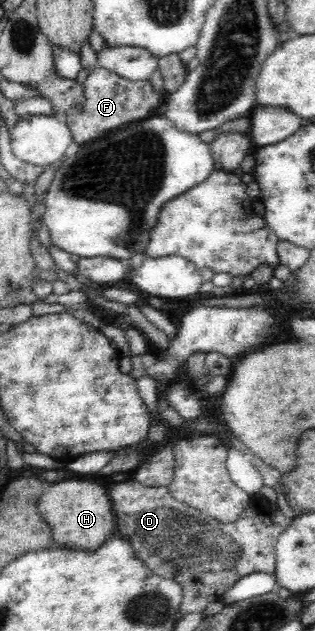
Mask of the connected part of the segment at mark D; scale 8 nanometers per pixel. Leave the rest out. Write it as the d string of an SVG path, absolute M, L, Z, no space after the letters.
M135 480L116 482L110 485L108 495L113 503L117 535L121 536L123 541L131 542L130 545L135 550L138 560L141 560L150 572L157 574L158 577L175 581L182 587L182 602L179 610L183 615L193 612L202 613L209 602L221 600L225 592L245 575L253 572L274 574L277 540L293 522L293 519L285 516L279 508L271 510L267 506L267 514L264 514L253 497L248 508L236 522L219 523L200 510L173 498L166 486L145 486Z

